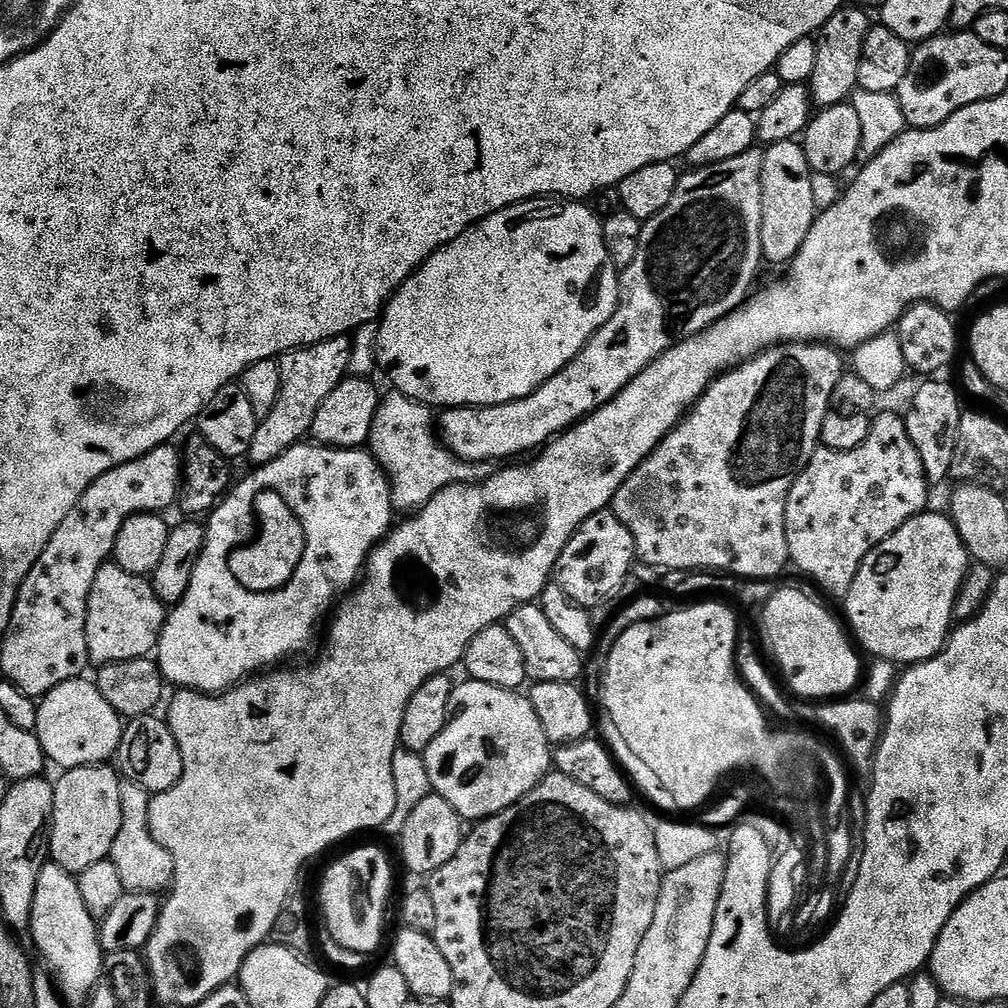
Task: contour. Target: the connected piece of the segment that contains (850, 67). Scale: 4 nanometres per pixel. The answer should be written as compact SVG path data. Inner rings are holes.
M845 6L834 13L823 24L814 39L818 46L818 59L814 65L814 74L808 81L812 102L817 109L829 108L835 104L843 104L858 87L858 62L862 62L862 46L866 42L866 34L874 26L867 11L855 6Z

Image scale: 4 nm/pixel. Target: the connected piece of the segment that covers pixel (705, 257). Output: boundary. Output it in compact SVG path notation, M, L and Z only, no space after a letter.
M754 146L750 150L746 150L746 154L738 154L738 158L730 158L727 162L718 162L714 166L706 166L705 168L692 168L688 170L688 173L685 171L676 184L674 198L670 198L670 202L663 210L658 210L658 214L654 214L654 218L643 221L644 229L642 230L642 238L638 242L638 255L634 257L634 262L630 262L628 268L619 273L620 301L611 318L589 338L586 346L566 367L558 370L558 374L554 374L554 378L550 378L542 386L538 386L538 390L526 394L526 398L518 398L509 404L495 404L489 408L443 409L438 416L438 435L444 447L451 450L459 460L466 460L475 465L479 465L480 460L504 460L507 456L520 458L523 457L520 456L523 452L529 451L528 453L531 453L533 450L539 450L545 444L555 440L560 433L567 432L573 424L580 423L585 416L589 416L590 413L601 408L603 404L611 402L631 380L638 378L638 374L642 374L642 370L646 370L646 366L650 366L650 362L654 362L662 354L666 354L666 350L673 348L679 341L705 332L714 322L718 322L723 316L729 316L735 308L740 307L753 291L754 285L752 283L755 282L756 275L760 272L760 264L762 265L764 260L762 254L762 186L760 185L763 161L763 151Z

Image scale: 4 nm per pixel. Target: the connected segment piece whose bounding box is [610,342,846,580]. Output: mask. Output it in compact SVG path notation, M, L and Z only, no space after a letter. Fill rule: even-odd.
M797 342L794 344L777 344L775 348L768 348L766 351L761 352L760 355L755 356L752 360L746 360L738 368L733 368L713 380L711 386L704 391L703 396L692 405L687 416L668 433L667 436L661 440L660 445L654 449L652 453L647 456L642 463L630 474L630 478L626 478L626 482L622 487L616 491L616 497L613 498L610 505L610 510L616 517L622 522L622 526L626 526L626 530L630 530L630 534L634 538L634 546L636 547L636 554L639 563L646 564L650 568L662 568L665 570L671 570L673 568L676 574L688 574L693 570L727 570L731 575L741 578L751 578L754 580L766 580L769 578L776 578L776 575L783 570L784 567L789 567L790 561L788 559L788 543L786 542L786 502L788 501L788 495L790 490L794 486L796 479L802 474L802 470L810 462L810 458L818 451L818 445L820 444L820 431L822 430L822 422L826 418L826 414L830 411L830 405L832 403L832 395L834 394L834 388L838 386L840 377L846 372L846 360L840 356L841 353L837 351L833 345L825 344L823 342Z

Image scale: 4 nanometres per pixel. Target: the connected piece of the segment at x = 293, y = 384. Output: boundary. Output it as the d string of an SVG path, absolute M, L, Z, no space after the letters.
M351 335L335 336L305 348L296 348L293 352L285 352L279 357L282 382L278 390L278 402L274 402L274 410L270 410L270 414L266 414L266 418L259 421L254 430L254 440L250 442L247 454L247 459L253 460L253 465L269 464L311 433L318 406L326 402L330 390L334 390L334 386L338 386L349 371L352 339Z

